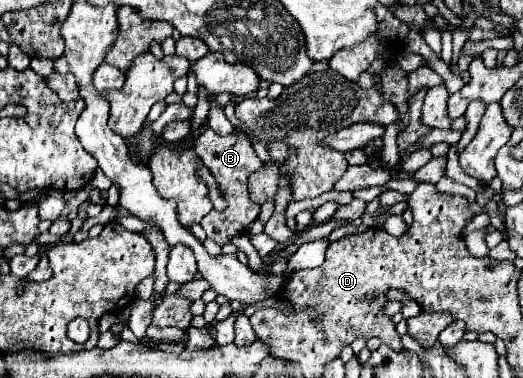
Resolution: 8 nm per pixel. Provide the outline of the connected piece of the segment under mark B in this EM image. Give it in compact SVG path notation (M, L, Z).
M205 127L203 133L197 137L195 141L195 153L199 155L199 159L205 163L205 167L211 171L211 175L215 177L215 183L221 191L221 197L227 201L227 207L223 211L209 211L203 221L201 227L205 229L207 237L213 241L221 241L221 245L229 243L235 235L243 235L247 233L247 227L259 217L261 205L251 201L249 197L249 189L247 189L247 177L259 169L263 169L261 159L255 155L253 145L249 143L249 139L237 131L233 131L227 137L219 137L211 127Z

